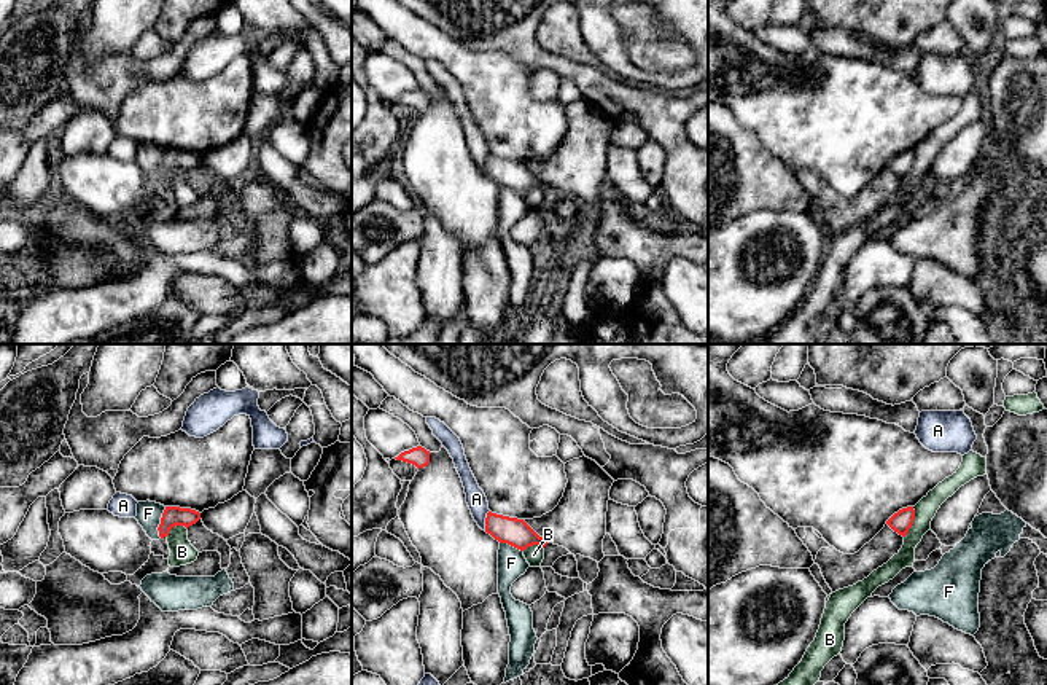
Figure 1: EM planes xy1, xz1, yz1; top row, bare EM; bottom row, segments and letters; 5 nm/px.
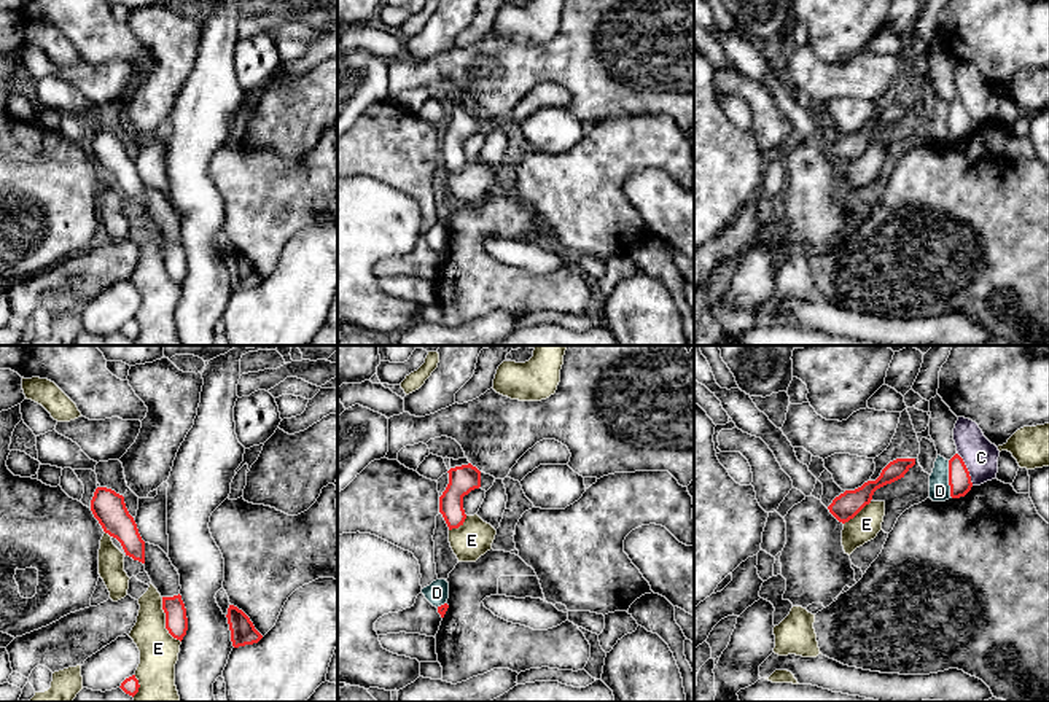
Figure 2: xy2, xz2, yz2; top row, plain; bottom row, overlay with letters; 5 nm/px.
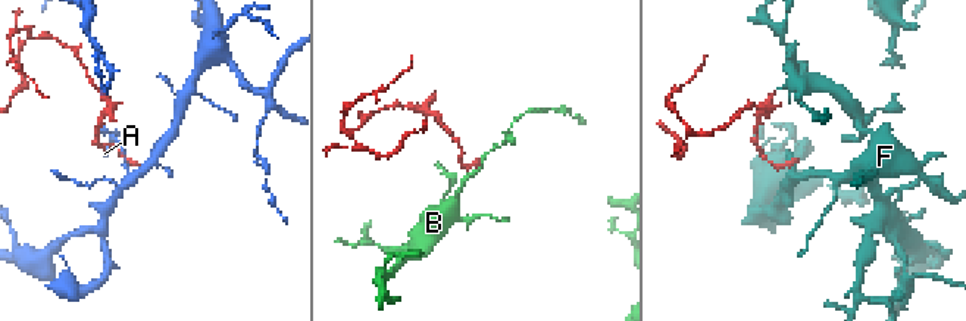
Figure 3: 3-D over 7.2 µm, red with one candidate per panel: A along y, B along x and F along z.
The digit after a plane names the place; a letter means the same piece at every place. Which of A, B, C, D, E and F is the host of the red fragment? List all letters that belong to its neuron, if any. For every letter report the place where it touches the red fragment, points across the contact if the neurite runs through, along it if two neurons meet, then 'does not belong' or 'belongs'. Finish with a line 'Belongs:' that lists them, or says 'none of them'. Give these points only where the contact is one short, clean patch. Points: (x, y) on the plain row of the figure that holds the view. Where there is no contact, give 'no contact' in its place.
A: meets red in xz1 at (486, 163); border along xz1 (489, 153), (484, 172); does not belong
B: meets red in yz1 at (912, 166); border along yz1 (914, 150), (914, 166), (904, 180); does not belong
C: meets red in yz2 at (967, 113); border along yz2 (957, 97), (973, 128); does not belong
D: meets red in yz2 at (949, 123); border along yz2 (947, 104), (947, 128), (952, 140); does not belong
E: meets red in xy2 at (166, 265); does not belong
F: meets red in xy1 at (161, 166); does not belong
Belongs: none of them

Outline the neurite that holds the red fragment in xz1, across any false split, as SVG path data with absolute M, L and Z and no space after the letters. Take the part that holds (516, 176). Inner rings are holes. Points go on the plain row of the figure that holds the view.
M488 155L485 161L485 175L500 186L508 186L520 194L528 190L546 190L547 185L539 180L524 162L509 161Z

